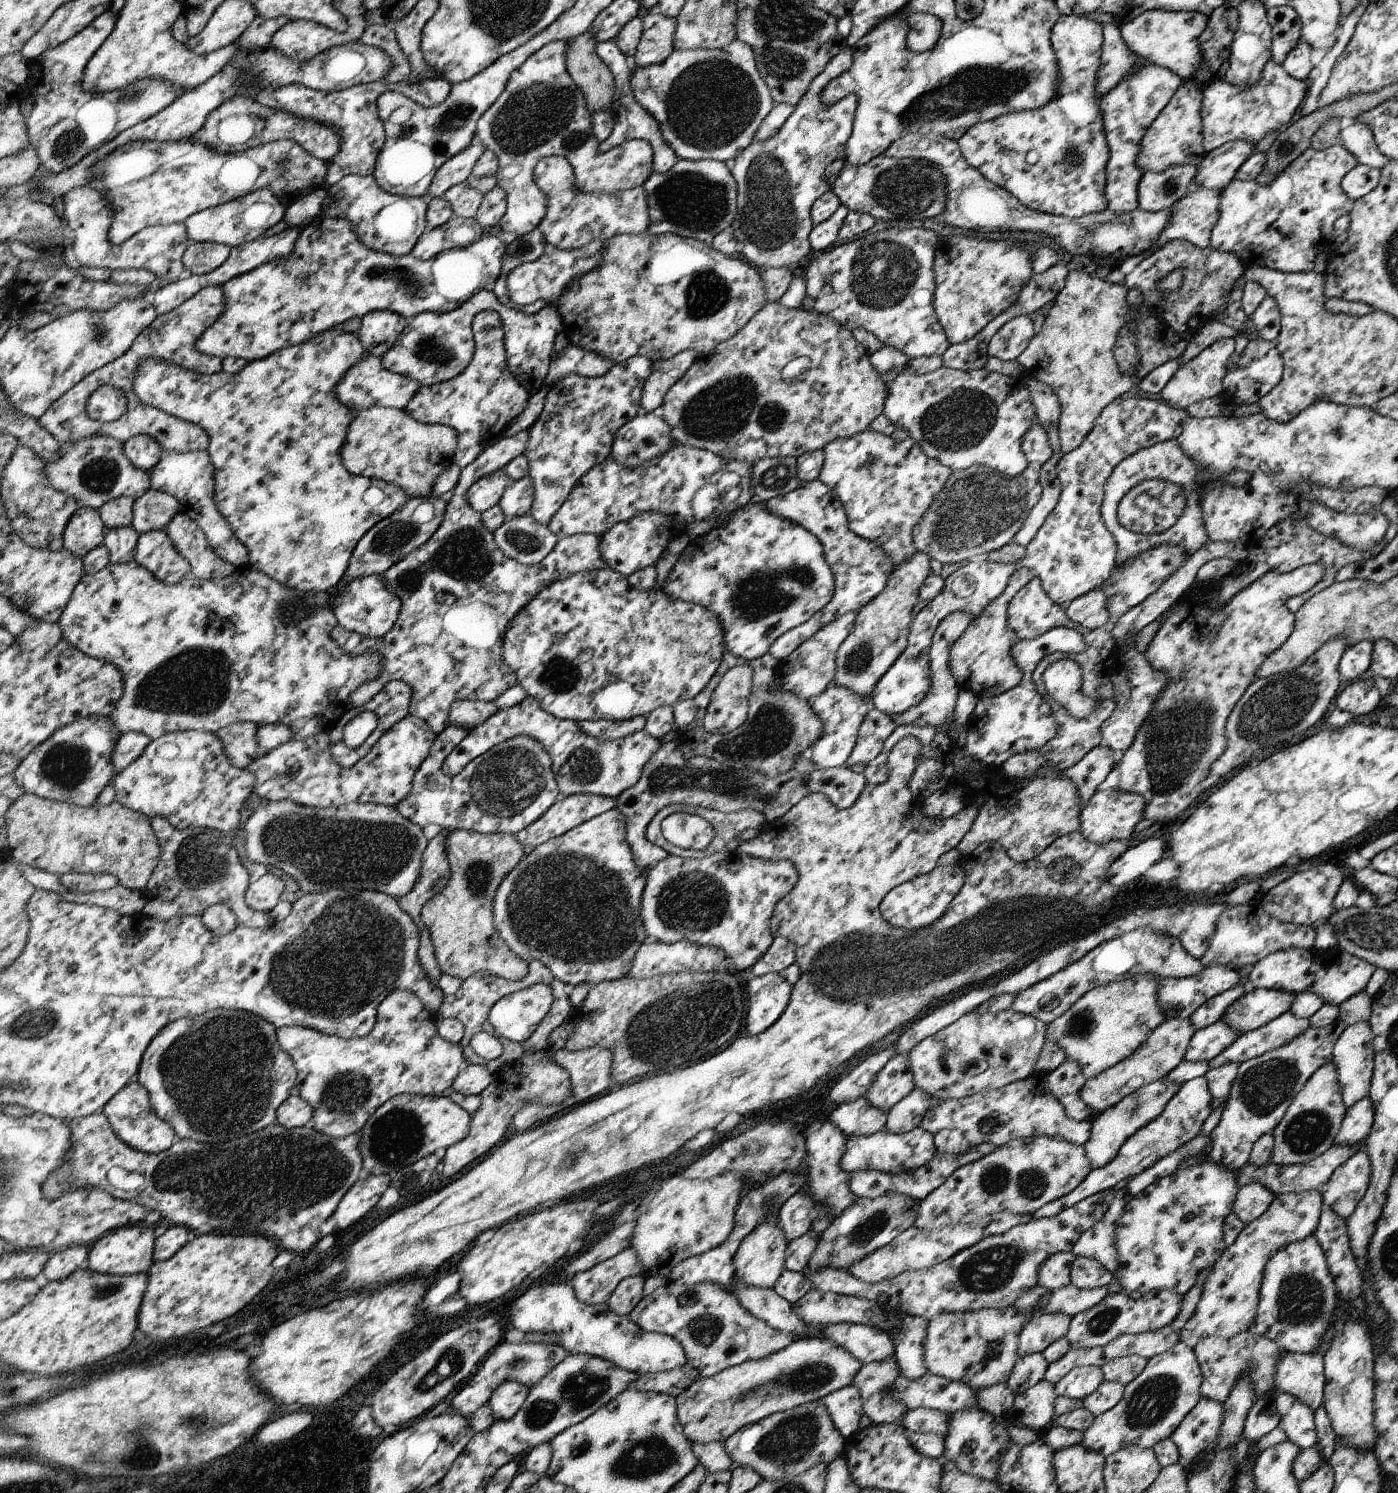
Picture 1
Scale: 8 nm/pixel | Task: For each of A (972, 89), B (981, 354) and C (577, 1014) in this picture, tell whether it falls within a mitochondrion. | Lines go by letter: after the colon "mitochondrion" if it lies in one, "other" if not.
A: mitochondrion
B: other
C: other

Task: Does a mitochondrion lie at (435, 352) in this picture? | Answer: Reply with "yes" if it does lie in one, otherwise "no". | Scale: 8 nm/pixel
yes

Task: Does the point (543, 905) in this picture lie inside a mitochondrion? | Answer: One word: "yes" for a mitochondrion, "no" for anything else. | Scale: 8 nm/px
yes

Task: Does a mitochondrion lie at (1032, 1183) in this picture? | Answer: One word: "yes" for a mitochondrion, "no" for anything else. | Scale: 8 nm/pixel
yes

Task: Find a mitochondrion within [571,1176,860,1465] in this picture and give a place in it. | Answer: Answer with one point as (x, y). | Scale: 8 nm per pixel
(809, 1376)

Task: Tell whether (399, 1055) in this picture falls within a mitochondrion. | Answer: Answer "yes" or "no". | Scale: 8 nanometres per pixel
no

